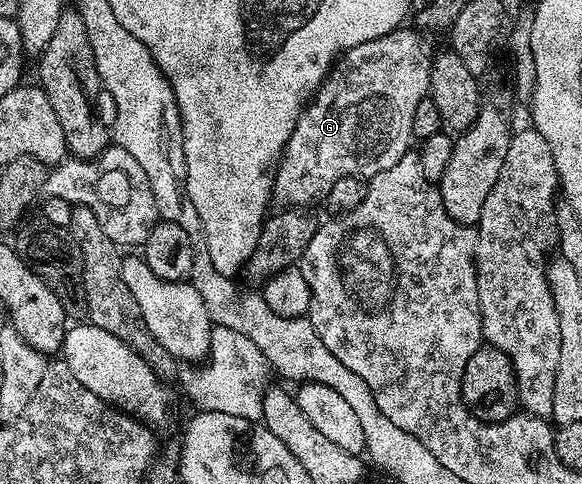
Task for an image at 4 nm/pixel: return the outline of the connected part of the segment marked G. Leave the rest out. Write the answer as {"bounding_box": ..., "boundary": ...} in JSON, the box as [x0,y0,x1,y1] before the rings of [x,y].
{"bounding_box":[272,26,431,209],"boundary":[[[410,26],[394,31],[360,46],[352,46],[334,61],[329,74],[318,91],[303,108],[286,148],[272,172],[272,200],[282,208],[305,209],[318,199],[329,197],[332,186],[345,176],[369,178],[396,166],[400,158],[411,151],[410,140],[415,139],[416,106],[427,99],[430,91],[431,53],[426,53],[423,33]]]}

